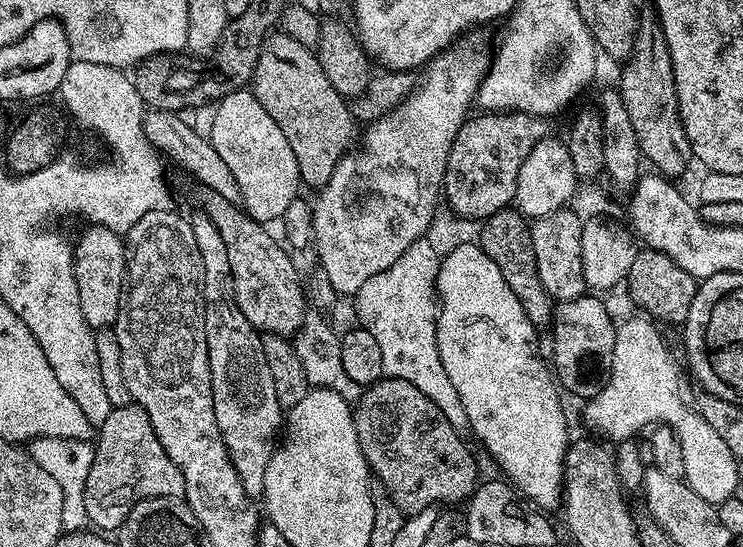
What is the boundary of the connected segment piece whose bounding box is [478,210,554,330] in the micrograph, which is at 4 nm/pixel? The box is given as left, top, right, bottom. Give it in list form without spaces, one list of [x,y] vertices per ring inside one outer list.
[[[505,210],[483,221],[481,228],[484,229],[480,232],[478,243],[486,254],[490,254],[490,258],[494,258],[498,270],[502,270],[502,278],[506,278],[506,283],[510,286],[510,290],[514,290],[518,302],[522,302],[526,318],[530,318],[530,322],[535,324],[537,329],[547,329],[554,315],[554,301],[546,286],[542,286],[538,278],[529,221],[519,211]]]

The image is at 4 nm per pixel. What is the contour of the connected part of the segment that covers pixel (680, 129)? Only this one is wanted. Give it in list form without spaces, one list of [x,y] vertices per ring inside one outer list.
[[[649,18],[649,20],[641,19],[639,21],[636,30],[636,41],[634,42],[634,46],[632,47],[631,57],[621,68],[624,69],[622,69],[620,72],[620,85],[618,85],[618,91],[620,97],[622,98],[622,102],[626,106],[626,114],[630,114],[630,126],[634,126],[634,134],[636,135],[638,146],[640,147],[641,157],[643,157],[643,159],[647,161],[647,163],[649,160],[649,162],[652,163],[654,167],[656,167],[653,169],[655,169],[655,171],[659,173],[659,175],[665,178],[677,178],[676,176],[682,175],[683,172],[687,170],[688,163],[693,163],[694,157],[692,155],[692,147],[690,146],[690,142],[686,138],[686,132],[684,130],[684,127],[682,126],[682,122],[680,121],[680,111],[678,110],[678,100],[676,98],[674,72],[672,70],[672,63],[670,62],[670,54],[668,53],[668,47],[666,46],[664,37],[660,35],[660,25],[655,19]]]

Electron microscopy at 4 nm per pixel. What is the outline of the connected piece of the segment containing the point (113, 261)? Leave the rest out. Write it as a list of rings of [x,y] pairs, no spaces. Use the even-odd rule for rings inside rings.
[[[101,224],[85,227],[85,232],[74,240],[72,265],[78,282],[78,298],[82,302],[82,318],[94,330],[108,330],[122,316],[122,301],[126,291],[128,259],[121,233],[103,228]]]

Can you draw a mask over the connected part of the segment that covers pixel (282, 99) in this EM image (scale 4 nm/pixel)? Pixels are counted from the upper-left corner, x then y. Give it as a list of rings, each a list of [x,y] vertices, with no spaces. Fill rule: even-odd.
[[[273,31],[260,50],[250,91],[290,142],[298,162],[301,185],[308,187],[309,184],[312,190],[323,188],[334,174],[338,162],[351,149],[348,147],[352,139],[355,136],[357,139],[358,121],[345,97],[338,95],[334,86],[330,86],[330,78],[326,78],[322,71],[315,51],[296,42],[284,31]]]

